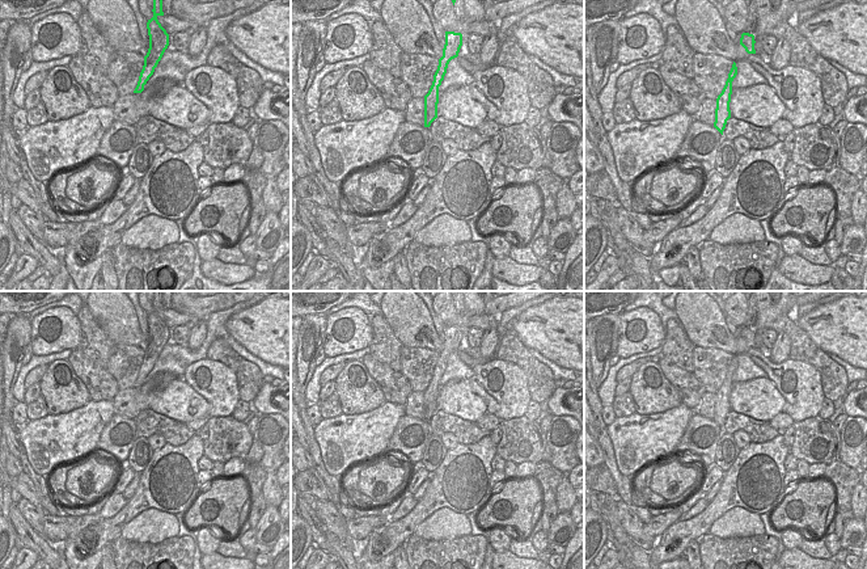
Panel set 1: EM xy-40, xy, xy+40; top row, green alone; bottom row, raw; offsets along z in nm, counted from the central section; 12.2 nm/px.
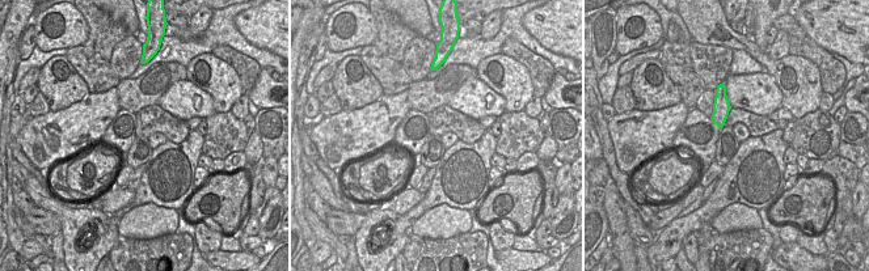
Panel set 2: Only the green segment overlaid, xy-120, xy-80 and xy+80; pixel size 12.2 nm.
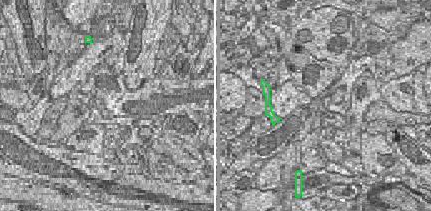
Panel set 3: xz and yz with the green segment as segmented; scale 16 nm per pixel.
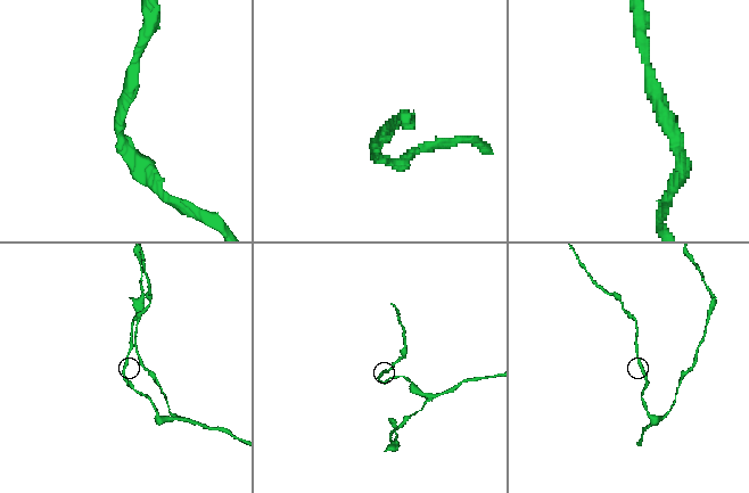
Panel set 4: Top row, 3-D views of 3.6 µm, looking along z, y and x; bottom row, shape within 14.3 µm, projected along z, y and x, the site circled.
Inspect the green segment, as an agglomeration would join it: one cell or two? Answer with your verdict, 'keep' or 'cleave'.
keep

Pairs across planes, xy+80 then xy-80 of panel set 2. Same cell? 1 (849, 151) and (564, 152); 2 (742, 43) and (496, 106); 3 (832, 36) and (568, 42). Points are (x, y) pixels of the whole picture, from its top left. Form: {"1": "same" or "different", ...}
{"1": "same", "2": "different", "3": "same"}

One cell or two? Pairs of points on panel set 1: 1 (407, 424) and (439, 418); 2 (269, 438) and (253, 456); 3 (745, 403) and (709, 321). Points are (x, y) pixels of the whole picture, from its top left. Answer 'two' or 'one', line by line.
1: two
2: two
3: two

